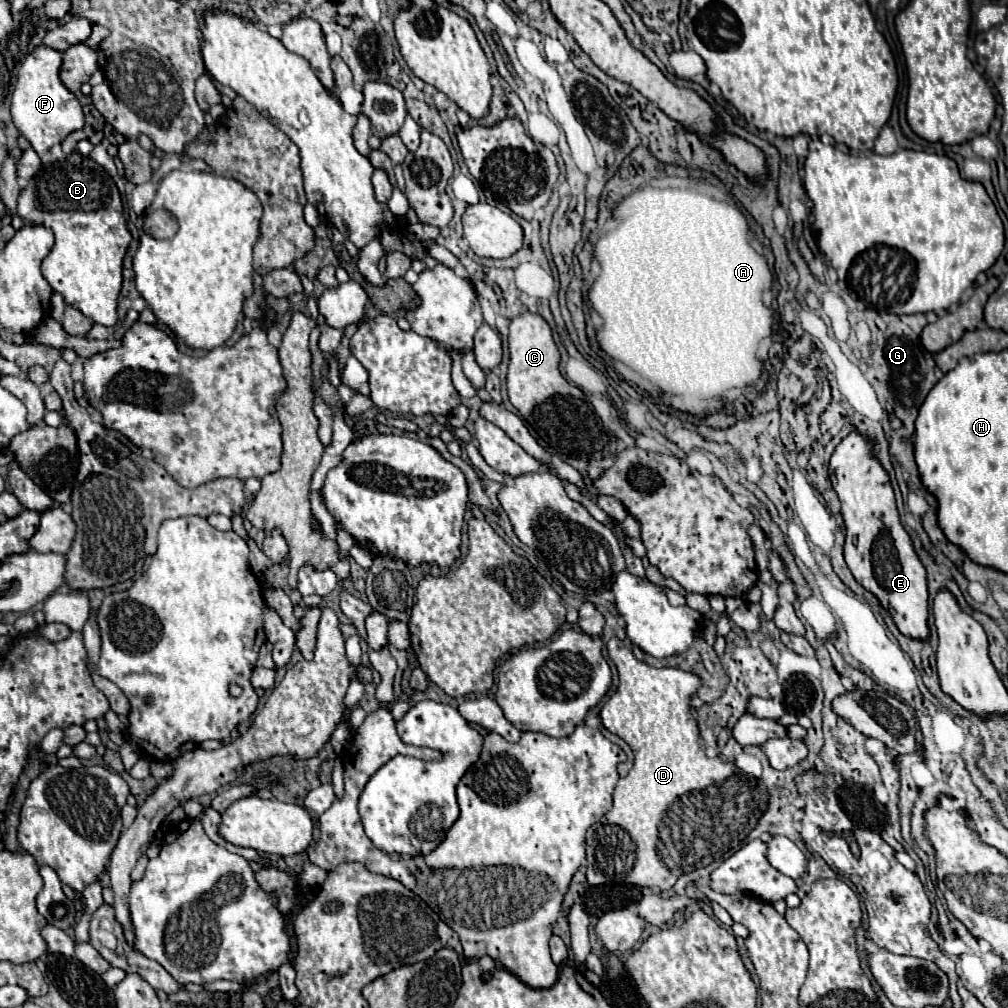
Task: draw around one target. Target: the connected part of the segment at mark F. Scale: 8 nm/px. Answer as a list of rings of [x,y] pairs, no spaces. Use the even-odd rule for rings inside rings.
[[[39,45],[33,53],[27,55],[27,59],[23,61],[23,65],[17,71],[17,85],[13,89],[13,99],[11,99],[13,123],[19,129],[19,133],[29,139],[31,147],[39,155],[43,155],[53,145],[61,143],[69,133],[73,133],[85,125],[85,115],[83,115],[81,103],[63,85],[63,81],[59,77],[61,63],[63,63],[63,59],[61,59],[59,51],[55,51],[47,45]]]

